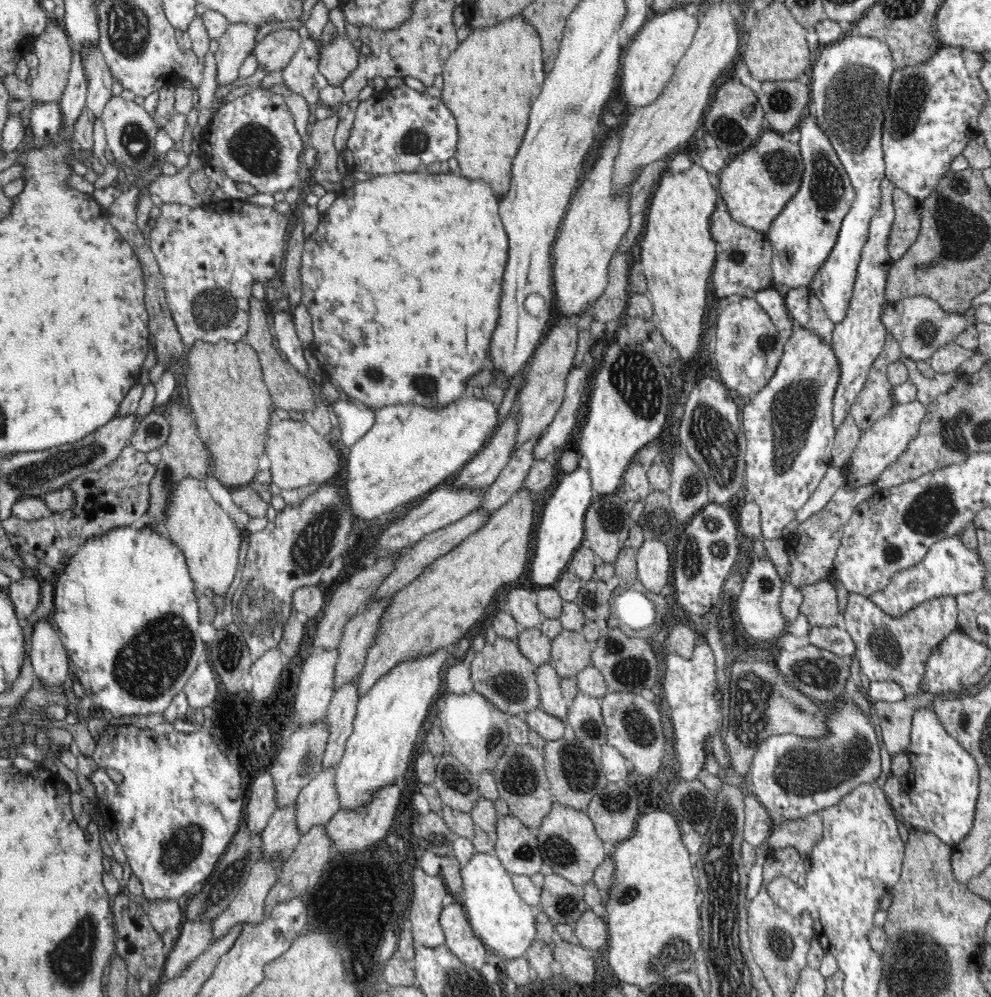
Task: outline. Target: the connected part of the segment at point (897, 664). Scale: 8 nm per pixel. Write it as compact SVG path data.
M849 593L846 612L844 612L842 619L843 627L852 639L860 671L866 674L872 682L895 680L902 687L905 698L916 698L916 696L924 694L922 682L926 676L926 660L928 660L930 652L934 648L938 648L950 632L956 632L958 629L958 605L952 595L936 596L932 600L918 604L917 608L907 616L892 618L876 606L871 598L858 593Z

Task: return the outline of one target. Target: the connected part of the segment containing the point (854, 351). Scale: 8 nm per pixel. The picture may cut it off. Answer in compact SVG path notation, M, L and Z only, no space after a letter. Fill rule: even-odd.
M886 177L880 182L880 208L875 212L869 224L869 237L865 246L861 250L861 261L857 268L857 276L853 286L852 298L848 304L848 314L844 316L842 322L835 324L834 333L831 337L833 350L837 354L841 365L841 380L836 386L834 393L833 423L835 430L840 428L844 418L849 416L854 402L864 390L867 382L867 375L870 368L877 362L881 352L887 342L887 329L880 318L880 306L886 302L886 308L890 302L886 298L884 288L886 288L886 276L888 270L892 268L894 261L888 251L888 238L890 238L890 228L894 222L894 201L892 192L895 184Z

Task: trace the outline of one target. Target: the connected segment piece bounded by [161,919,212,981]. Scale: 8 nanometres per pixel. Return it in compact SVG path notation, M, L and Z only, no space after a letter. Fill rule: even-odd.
M212 919L186 921L179 930L179 936L164 962L161 981L177 977L183 968L201 956L211 945Z

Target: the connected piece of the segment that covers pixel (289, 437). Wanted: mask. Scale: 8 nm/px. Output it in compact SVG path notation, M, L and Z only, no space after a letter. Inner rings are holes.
M273 419L268 426L266 453L272 464L272 483L281 490L294 490L319 484L322 486L336 476L340 468L338 452L324 437L304 420Z

